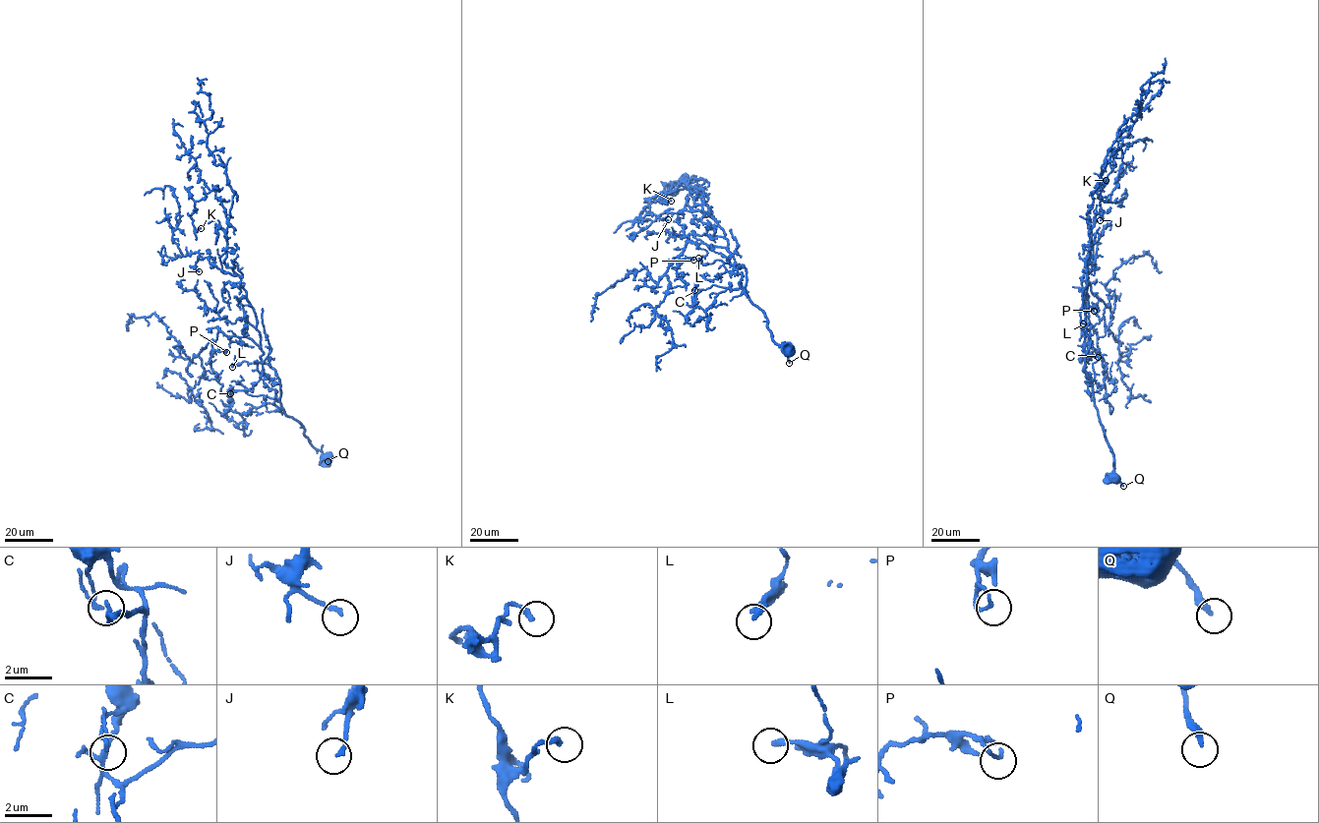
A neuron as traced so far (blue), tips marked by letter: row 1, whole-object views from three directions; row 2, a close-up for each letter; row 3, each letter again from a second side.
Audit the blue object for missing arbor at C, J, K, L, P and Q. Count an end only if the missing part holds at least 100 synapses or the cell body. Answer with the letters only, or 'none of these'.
none of these

